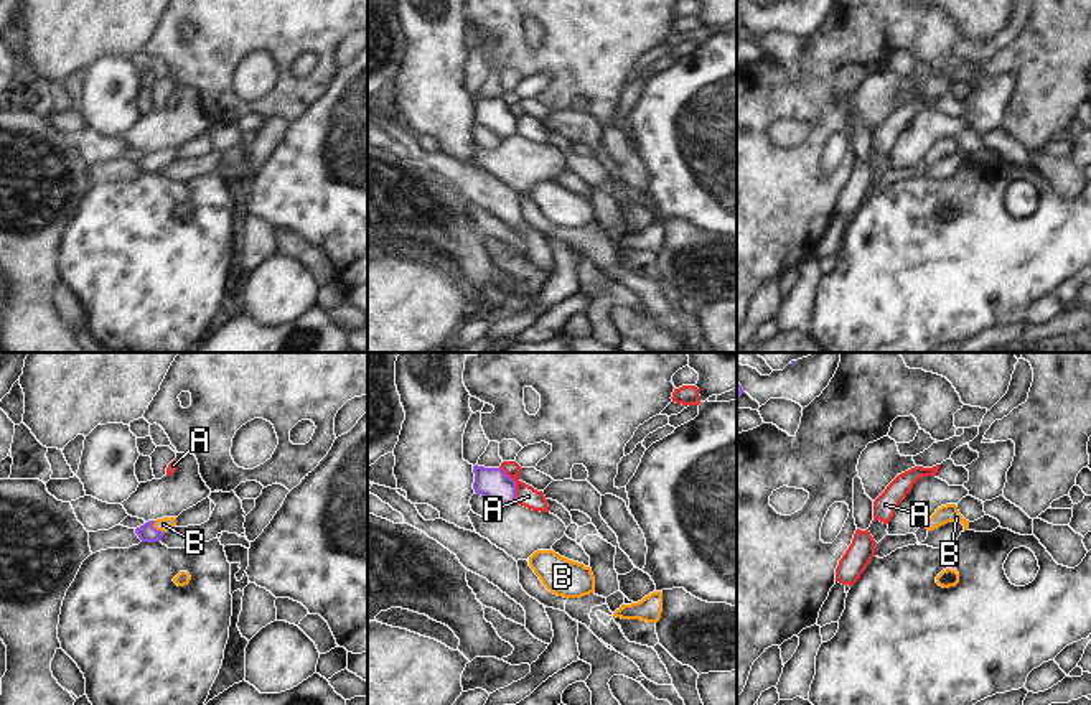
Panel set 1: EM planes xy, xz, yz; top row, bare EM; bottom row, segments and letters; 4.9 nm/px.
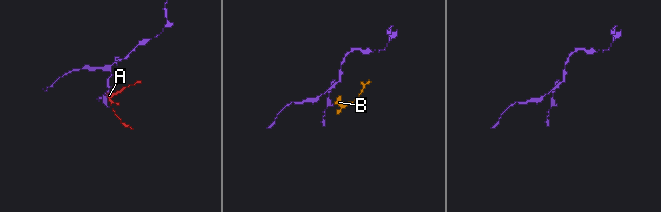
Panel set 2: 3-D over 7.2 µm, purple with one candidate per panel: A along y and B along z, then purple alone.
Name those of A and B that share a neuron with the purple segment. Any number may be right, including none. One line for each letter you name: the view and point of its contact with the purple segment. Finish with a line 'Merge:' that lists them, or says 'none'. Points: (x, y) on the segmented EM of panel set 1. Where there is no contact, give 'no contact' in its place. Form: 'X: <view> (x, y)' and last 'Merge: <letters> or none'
B: xy (155, 529)
Merge: B

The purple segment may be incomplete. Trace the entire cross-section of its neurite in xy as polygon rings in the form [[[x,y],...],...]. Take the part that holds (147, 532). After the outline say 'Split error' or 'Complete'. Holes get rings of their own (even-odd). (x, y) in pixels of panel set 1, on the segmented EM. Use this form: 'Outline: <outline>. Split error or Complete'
Outline: [[[163,517],[157,521],[148,521],[135,529],[135,534],[142,542],[160,542],[163,534],[176,525],[176,517]]]. Split error

